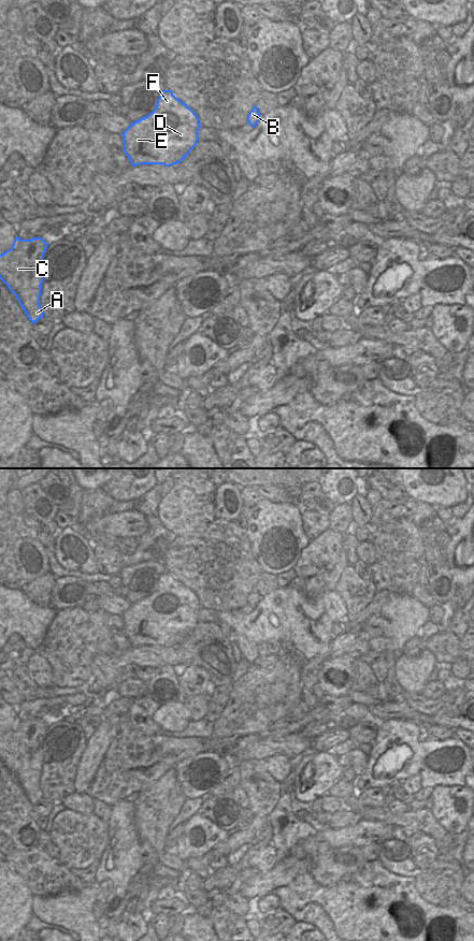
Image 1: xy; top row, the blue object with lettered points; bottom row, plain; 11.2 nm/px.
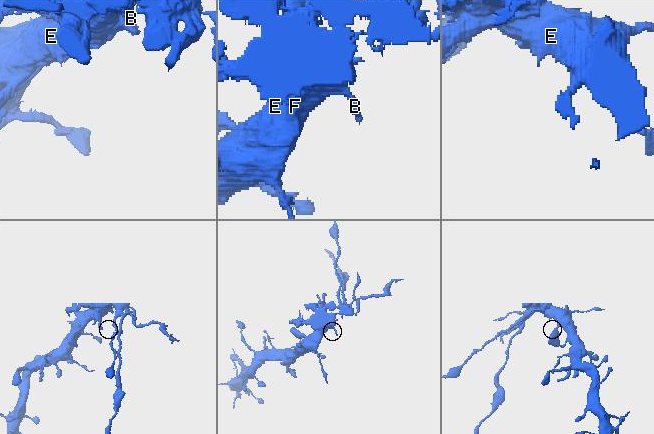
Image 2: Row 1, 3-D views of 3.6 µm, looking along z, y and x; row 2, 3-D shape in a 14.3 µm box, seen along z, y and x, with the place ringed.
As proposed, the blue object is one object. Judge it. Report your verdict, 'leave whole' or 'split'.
split

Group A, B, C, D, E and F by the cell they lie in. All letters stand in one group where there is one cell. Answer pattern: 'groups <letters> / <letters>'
groups A B C D E / F

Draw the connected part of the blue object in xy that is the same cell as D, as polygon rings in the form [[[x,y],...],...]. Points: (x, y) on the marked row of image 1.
[[[155,107],[147,116],[130,124],[121,133],[123,150],[132,167],[171,167],[185,159],[196,146],[200,127],[197,114],[188,121],[183,115],[162,116]]]

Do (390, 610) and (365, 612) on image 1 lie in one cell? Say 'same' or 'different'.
different

